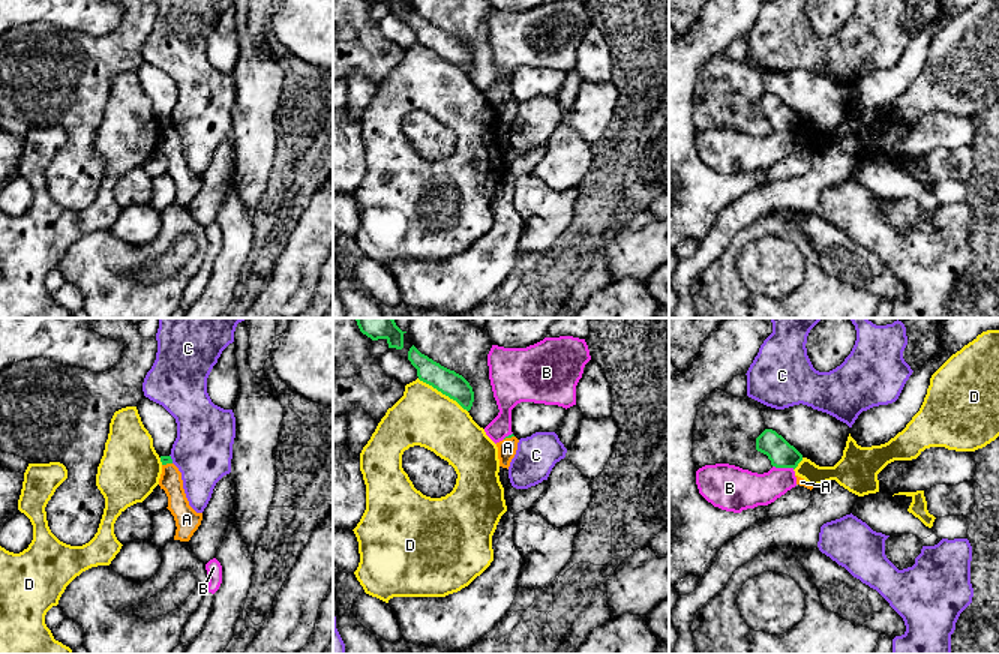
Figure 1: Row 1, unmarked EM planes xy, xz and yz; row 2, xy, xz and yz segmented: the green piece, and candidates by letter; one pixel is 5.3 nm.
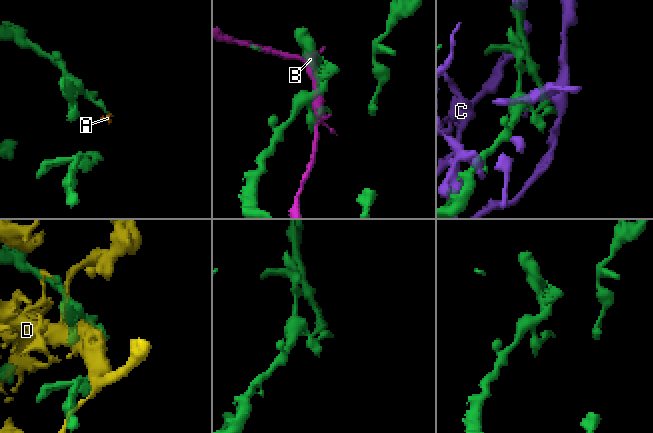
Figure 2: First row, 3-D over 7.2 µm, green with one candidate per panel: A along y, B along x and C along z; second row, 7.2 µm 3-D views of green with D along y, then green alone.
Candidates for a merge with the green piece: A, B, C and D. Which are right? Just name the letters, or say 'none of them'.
none of them

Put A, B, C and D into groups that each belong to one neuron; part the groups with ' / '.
A / B / C / D

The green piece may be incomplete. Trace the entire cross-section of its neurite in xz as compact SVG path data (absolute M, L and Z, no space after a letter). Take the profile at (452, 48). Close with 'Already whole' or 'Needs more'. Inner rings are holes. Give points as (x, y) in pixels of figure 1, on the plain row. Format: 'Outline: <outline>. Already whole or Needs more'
Outline: M414 9L408 15L408 24L417 33L420 45L456 64L464 74L471 74L474 56L462 39L434 26L428 20L422 18Z. Already whole

